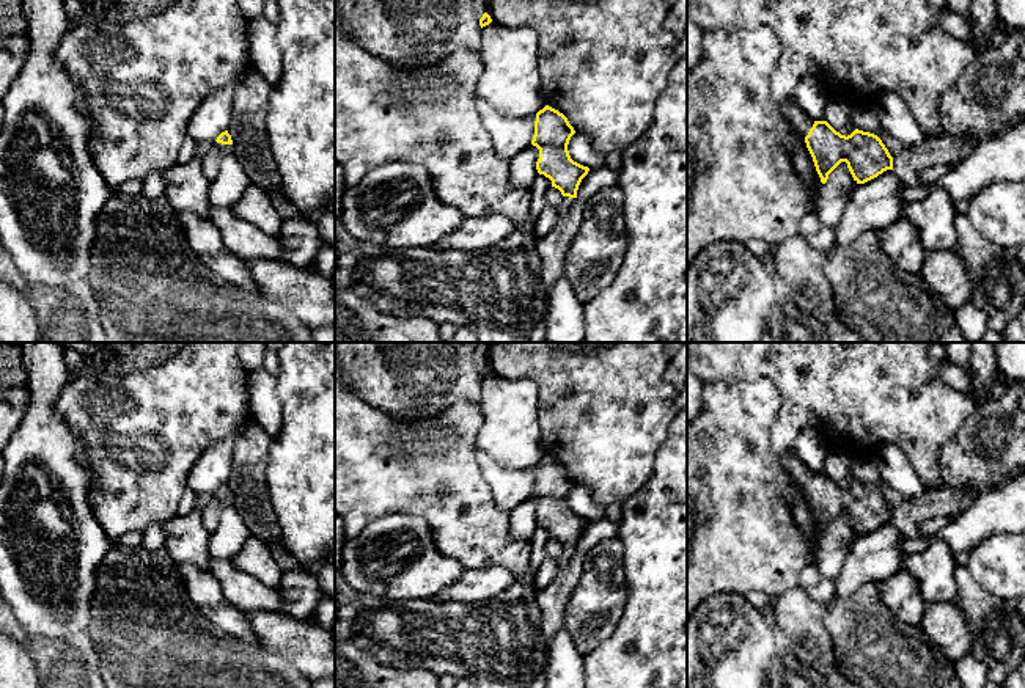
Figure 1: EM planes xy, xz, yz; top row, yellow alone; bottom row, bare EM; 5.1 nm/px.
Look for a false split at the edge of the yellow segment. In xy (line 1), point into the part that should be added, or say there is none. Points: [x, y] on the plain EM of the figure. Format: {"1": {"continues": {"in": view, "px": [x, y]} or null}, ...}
{"1": {"continues": {"in": "xy", "px": [211, 514]}}}

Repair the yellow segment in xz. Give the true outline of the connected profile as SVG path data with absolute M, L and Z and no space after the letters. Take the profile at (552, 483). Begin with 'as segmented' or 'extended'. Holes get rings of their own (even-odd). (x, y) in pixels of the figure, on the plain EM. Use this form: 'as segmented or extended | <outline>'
extended | M546 457L536 465L531 496L539 501L536 521L552 532L552 539L563 547L557 576L549 586L536 592L541 608L542 644L550 644L553 635L564 627L563 617L572 589L583 573L585 554L577 550L577 542L590 520L574 514L568 496L575 485L568 470Z

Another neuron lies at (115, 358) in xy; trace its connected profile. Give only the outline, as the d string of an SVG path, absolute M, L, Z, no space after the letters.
M97 342L101 355L96 371L121 375L137 369L149 369L173 358L186 342Z

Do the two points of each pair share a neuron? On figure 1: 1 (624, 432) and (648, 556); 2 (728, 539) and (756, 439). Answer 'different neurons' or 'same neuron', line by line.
1: different neurons
2: same neuron

